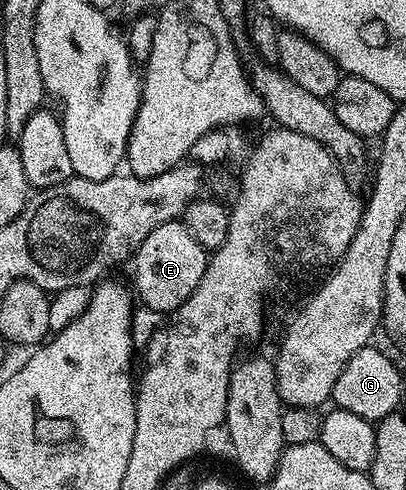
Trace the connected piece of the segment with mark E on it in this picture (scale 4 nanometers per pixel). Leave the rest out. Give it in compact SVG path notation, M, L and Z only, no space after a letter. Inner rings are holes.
M182 221L166 222L153 228L153 232L145 236L141 248L133 259L135 265L133 290L138 301L140 298L139 302L144 307L153 309L162 316L174 315L175 311L181 308L181 304L185 304L185 300L193 296L197 284L201 284L201 276L205 276L208 257L208 251L204 250L201 244L197 244L197 240Z

